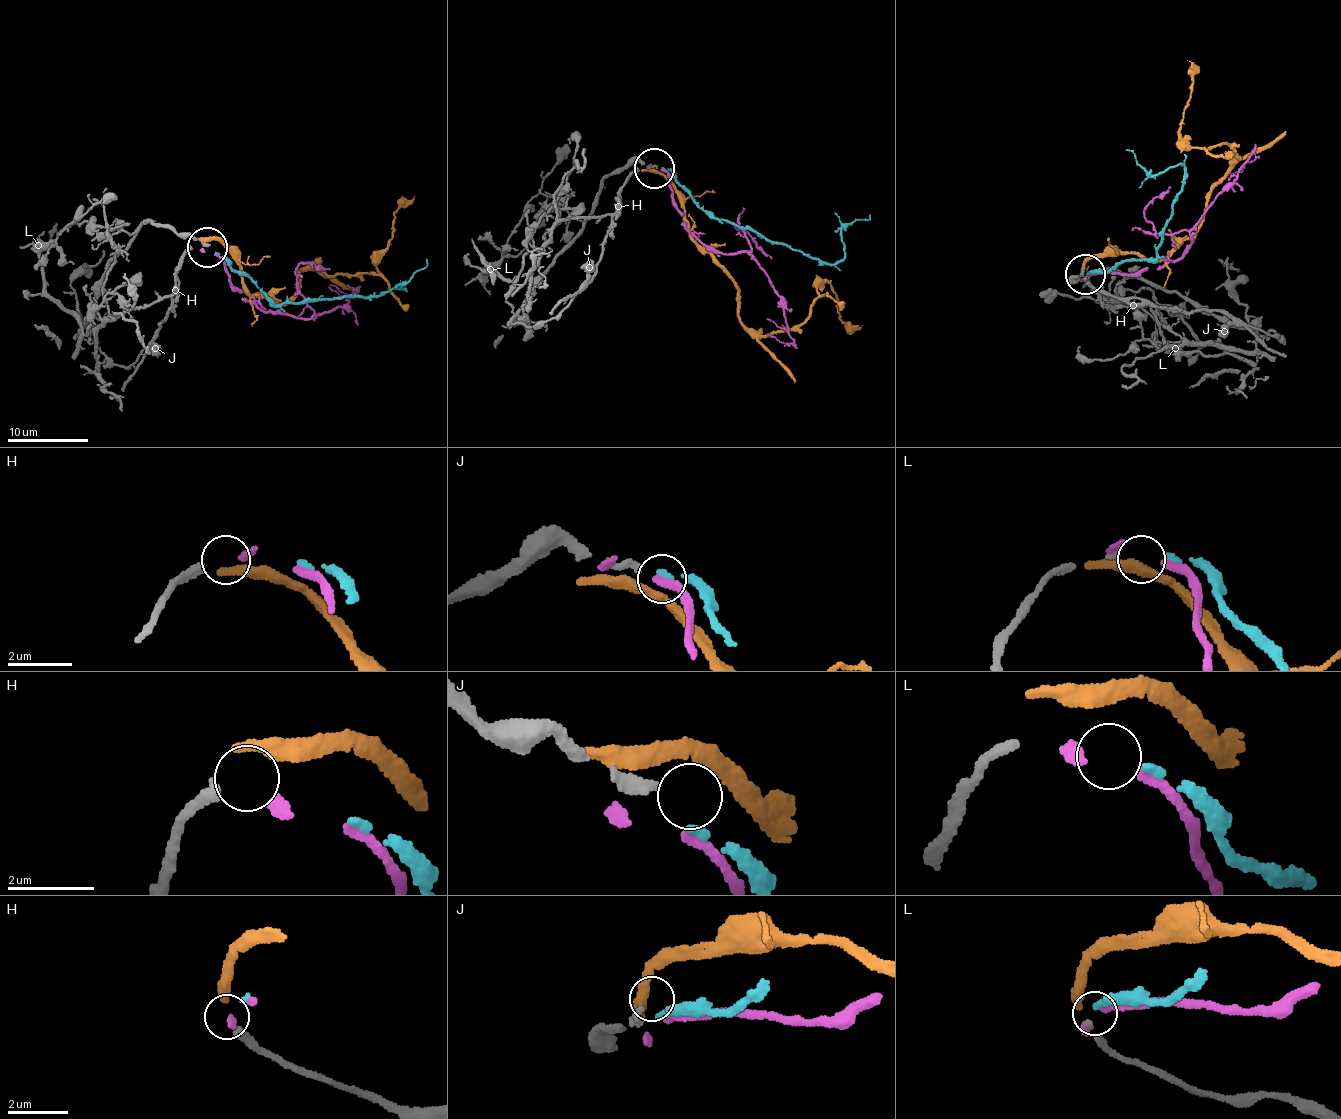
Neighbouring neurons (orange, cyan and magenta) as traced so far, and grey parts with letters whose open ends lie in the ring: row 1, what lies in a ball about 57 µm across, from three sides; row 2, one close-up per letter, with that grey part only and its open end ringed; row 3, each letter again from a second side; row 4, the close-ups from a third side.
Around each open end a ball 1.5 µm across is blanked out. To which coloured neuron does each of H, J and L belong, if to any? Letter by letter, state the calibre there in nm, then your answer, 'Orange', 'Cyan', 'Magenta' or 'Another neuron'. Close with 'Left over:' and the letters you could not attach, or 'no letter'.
H: Thickness 280 nm. Magenta
J: Thickness 240 nm. Another neuron
L: Thickness 140 nm. Cyan
Left over: J

